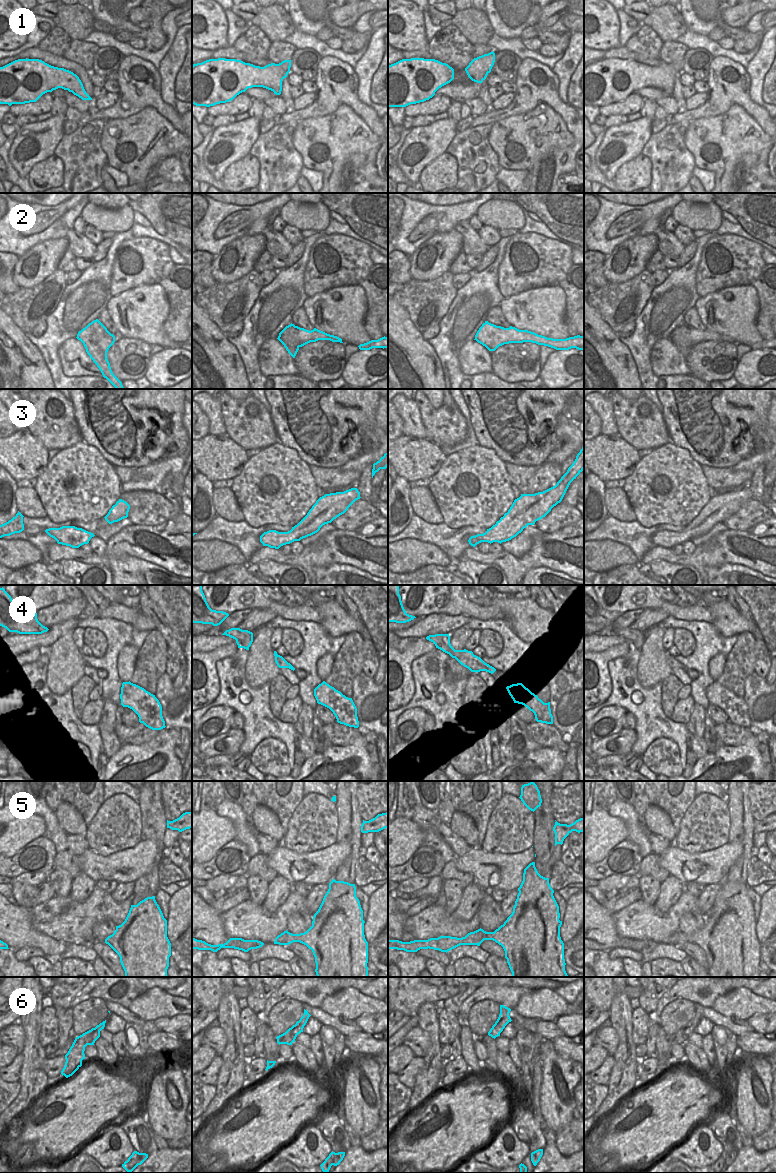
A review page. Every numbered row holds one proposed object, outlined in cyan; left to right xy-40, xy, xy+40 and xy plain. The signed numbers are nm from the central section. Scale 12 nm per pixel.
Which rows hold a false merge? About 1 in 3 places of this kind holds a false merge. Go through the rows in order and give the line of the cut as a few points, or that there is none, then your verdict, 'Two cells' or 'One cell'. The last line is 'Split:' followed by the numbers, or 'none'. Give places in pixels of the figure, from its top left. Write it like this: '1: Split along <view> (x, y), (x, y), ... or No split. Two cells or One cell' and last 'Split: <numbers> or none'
1: No split. One cell
2: Split along xy (278, 336), (284, 343), (298, 347). Two cells
3: No split. One cell
4: No split. One cell
5: No split. One cell
6: No split. One cell
Split: 2

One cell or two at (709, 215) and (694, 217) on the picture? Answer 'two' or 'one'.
one

